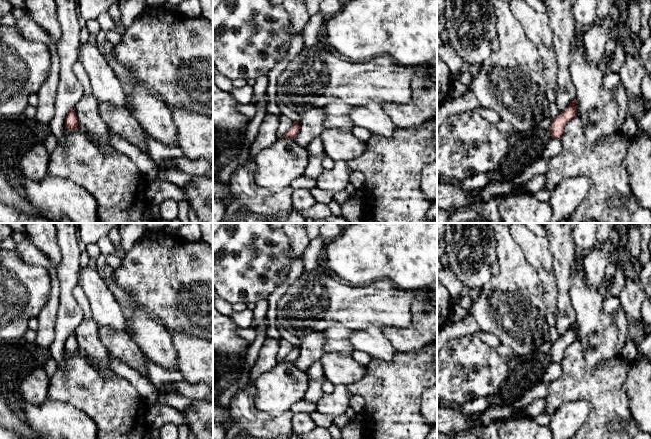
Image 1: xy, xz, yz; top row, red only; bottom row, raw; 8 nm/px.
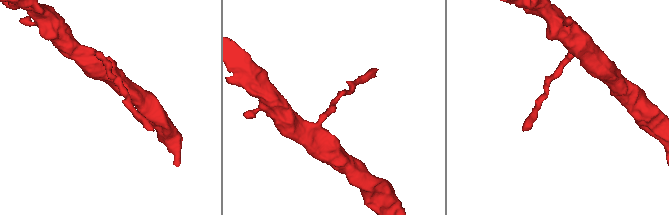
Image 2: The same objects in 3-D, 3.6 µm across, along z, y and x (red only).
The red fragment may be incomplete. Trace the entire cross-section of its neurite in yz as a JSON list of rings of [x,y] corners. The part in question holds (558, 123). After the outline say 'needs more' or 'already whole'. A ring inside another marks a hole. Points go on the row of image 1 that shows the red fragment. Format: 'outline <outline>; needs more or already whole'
outline [[[574,99],[563,112],[552,119],[549,129],[552,138],[561,139],[565,125],[577,116],[575,104],[576,99]]]; already whole

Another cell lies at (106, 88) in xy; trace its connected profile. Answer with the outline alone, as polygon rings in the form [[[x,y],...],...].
[[[89,41],[82,44],[78,60],[89,77],[92,94],[98,104],[108,107],[127,107],[124,89],[96,45]]]

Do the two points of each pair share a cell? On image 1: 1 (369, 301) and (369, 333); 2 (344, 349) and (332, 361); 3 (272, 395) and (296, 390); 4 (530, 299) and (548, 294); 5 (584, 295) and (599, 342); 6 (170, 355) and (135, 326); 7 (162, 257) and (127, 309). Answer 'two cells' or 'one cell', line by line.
1: two cells
2: two cells
3: one cell
4: two cells
5: one cell
6: one cell
7: two cells

